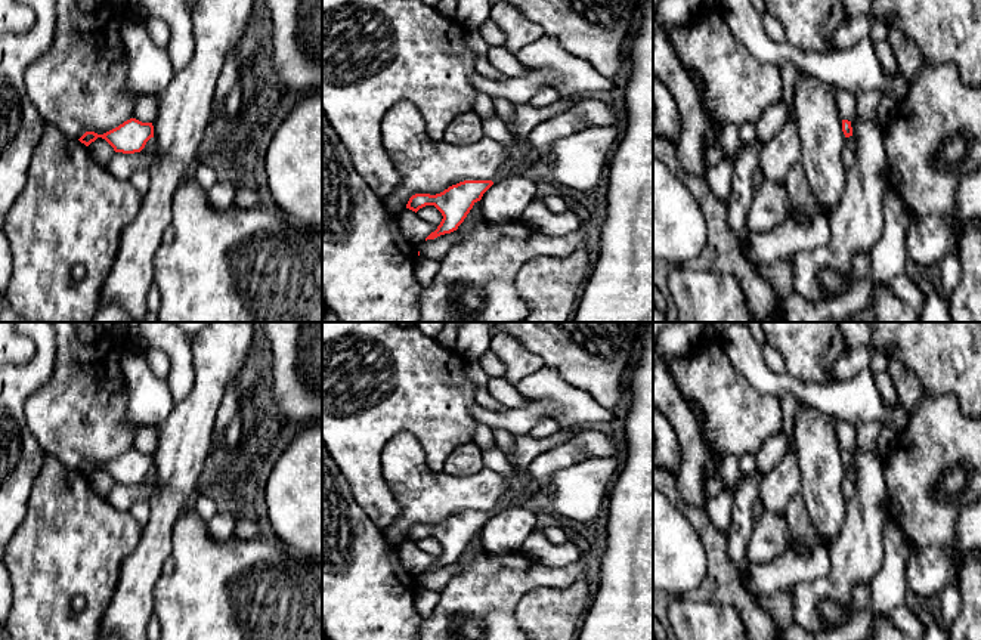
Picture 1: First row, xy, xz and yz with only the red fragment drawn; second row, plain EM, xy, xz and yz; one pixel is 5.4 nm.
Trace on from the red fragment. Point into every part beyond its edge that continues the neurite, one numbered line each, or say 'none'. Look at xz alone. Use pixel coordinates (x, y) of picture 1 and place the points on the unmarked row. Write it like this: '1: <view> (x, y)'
1: xz (494, 458)

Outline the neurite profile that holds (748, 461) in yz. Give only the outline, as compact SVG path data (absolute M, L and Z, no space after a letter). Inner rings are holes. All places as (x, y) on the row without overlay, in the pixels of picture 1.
M743 454L742 457L739 457L739 463L740 463L740 473L743 476L742 482L751 476L752 473L756 472L756 455L755 454Z

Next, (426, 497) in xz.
M400 432L386 442L381 451L381 474L400 507L399 516L383 529L386 539L393 542L406 539L415 525L436 526L464 511L492 511L507 488L505 479L486 467L465 477L433 472L425 463L420 440L408 432Z

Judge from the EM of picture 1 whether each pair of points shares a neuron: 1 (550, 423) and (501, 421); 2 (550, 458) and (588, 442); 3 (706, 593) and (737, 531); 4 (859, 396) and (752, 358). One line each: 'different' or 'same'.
1: different
2: same
3: different
4: same

